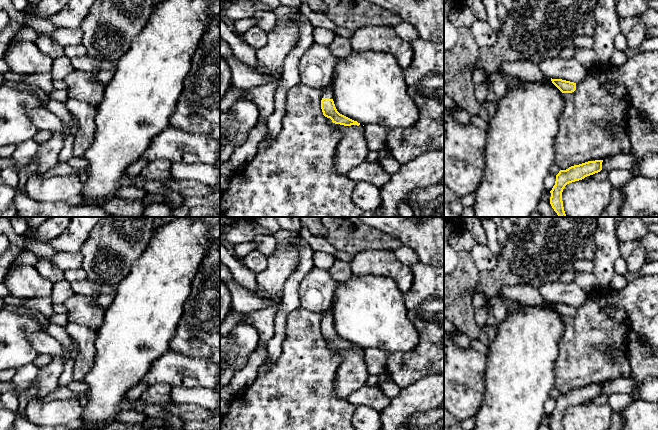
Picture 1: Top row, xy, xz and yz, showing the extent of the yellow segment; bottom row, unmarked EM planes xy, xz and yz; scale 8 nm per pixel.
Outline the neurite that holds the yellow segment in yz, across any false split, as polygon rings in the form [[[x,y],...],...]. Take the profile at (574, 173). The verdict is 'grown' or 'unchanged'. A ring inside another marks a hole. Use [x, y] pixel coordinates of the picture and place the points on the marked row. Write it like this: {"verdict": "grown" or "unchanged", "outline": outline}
{"verdict": "unchanged", "outline": [[[603,160],[588,161],[559,171],[556,175],[555,185],[550,191],[550,204],[558,217],[566,217],[562,201],[562,192],[565,186],[600,172],[602,170],[602,162]]]}

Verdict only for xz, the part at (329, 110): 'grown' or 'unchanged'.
grown

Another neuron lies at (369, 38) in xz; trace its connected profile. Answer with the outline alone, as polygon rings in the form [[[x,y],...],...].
[[[365,26],[353,32],[350,38],[355,52],[375,51],[391,54],[400,68],[408,68],[413,60],[410,42],[401,39],[393,27]]]

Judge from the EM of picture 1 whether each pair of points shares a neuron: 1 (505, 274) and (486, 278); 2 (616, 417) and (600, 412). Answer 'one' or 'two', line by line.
1: one
2: two

